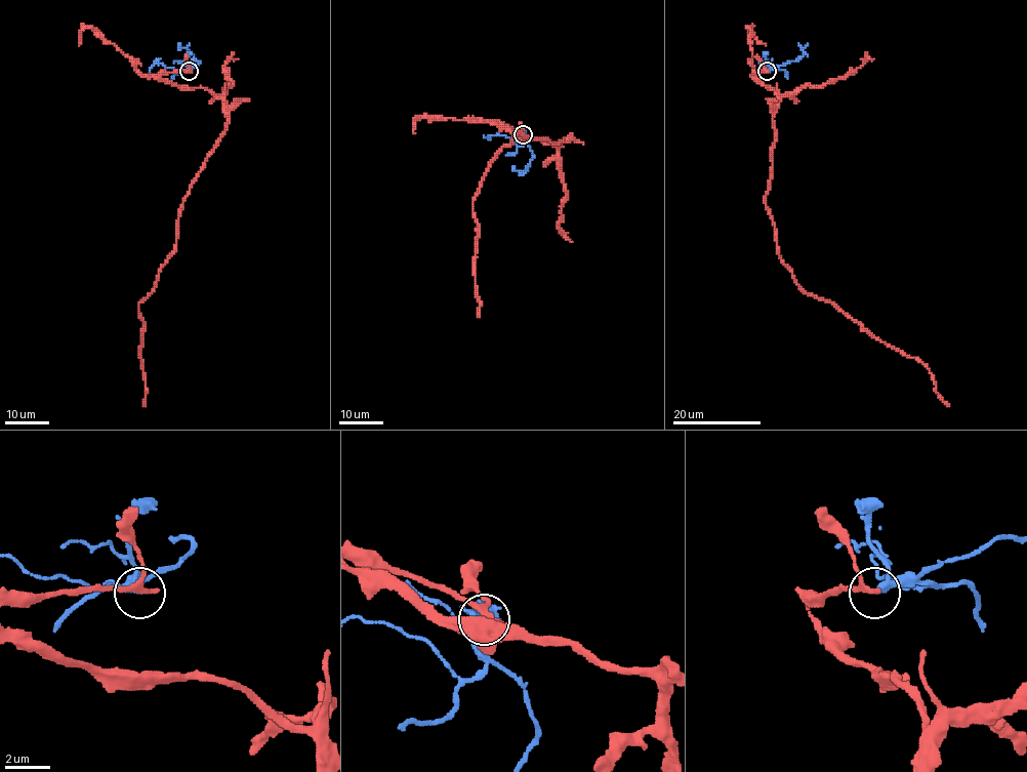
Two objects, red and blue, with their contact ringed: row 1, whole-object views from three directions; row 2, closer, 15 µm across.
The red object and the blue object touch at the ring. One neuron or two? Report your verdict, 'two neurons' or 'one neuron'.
two neurons

